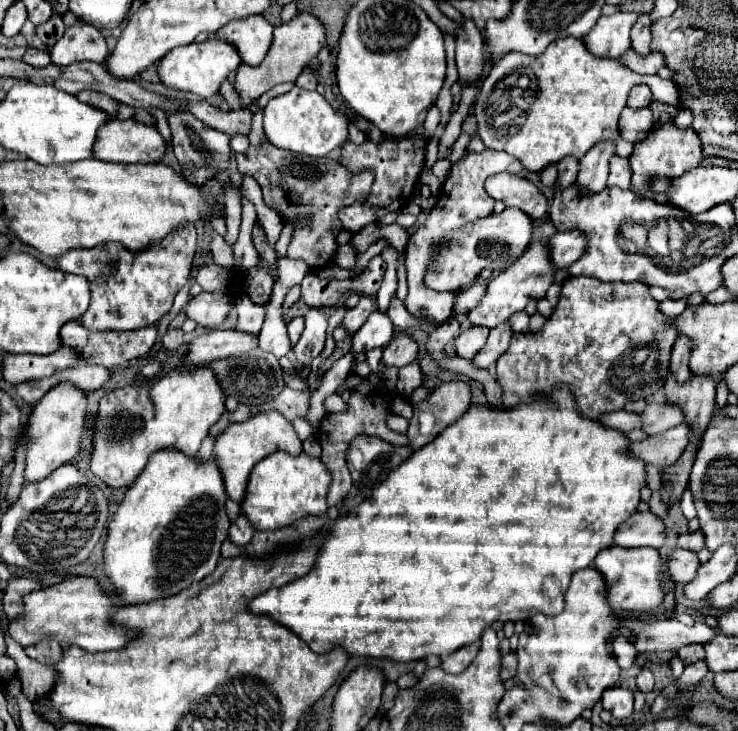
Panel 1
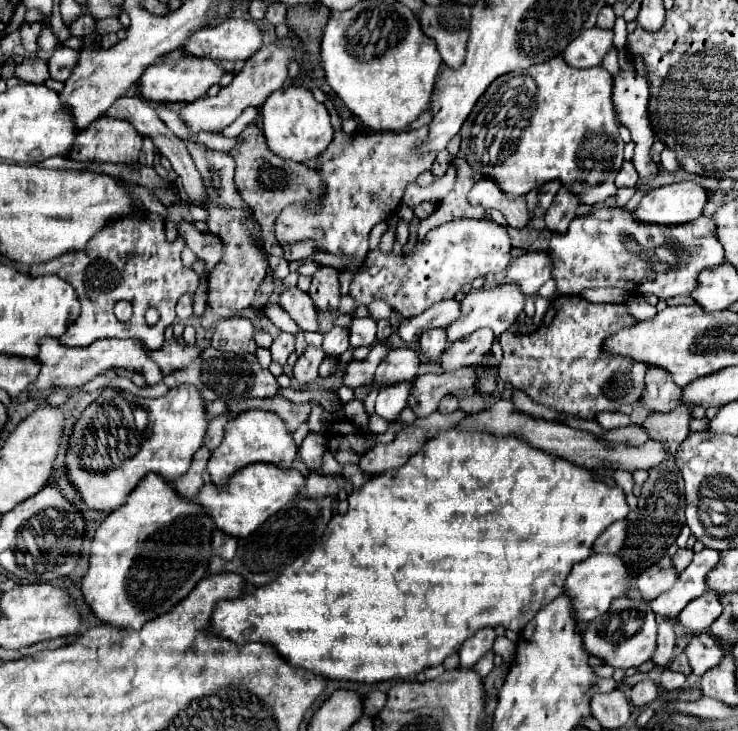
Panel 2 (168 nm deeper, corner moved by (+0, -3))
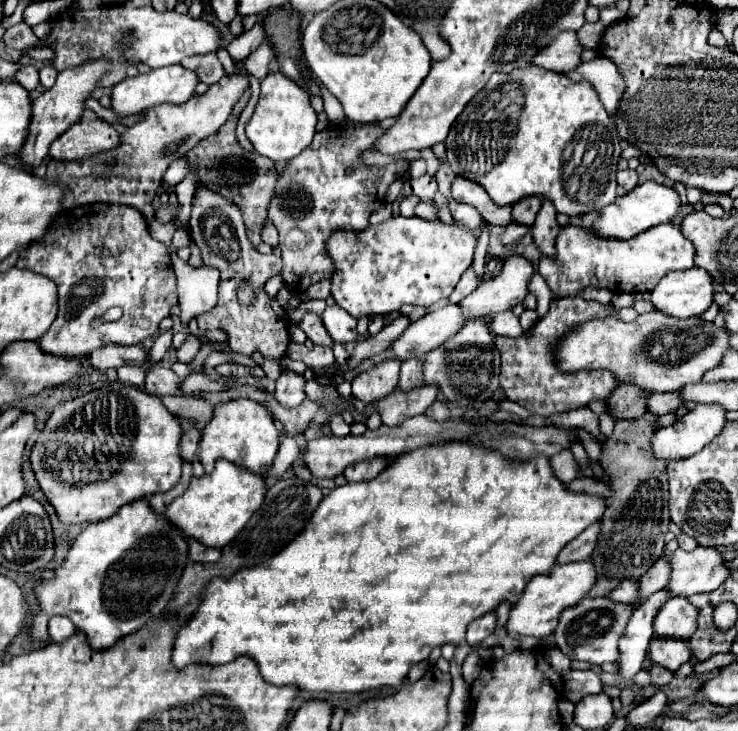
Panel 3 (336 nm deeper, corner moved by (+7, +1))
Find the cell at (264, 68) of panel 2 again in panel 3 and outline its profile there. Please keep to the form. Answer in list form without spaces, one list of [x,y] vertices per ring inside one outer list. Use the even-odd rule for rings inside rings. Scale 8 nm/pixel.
[[[243,68],[237,74],[227,74],[223,76],[217,84],[209,86],[209,90],[201,96],[193,96],[183,104],[159,104],[151,110],[147,110],[147,114],[143,116],[141,122],[133,124],[127,128],[125,134],[121,134],[121,144],[119,148],[111,150],[109,154],[99,154],[95,158],[83,158],[83,160],[75,160],[75,162],[59,162],[59,160],[49,160],[47,162],[47,180],[59,180],[63,184],[67,184],[71,188],[71,192],[67,194],[67,200],[63,206],[71,208],[71,206],[83,206],[83,204],[91,204],[91,202],[117,202],[117,204],[127,204],[133,208],[139,208],[139,212],[143,212],[143,216],[147,220],[153,218],[155,210],[151,206],[151,200],[155,196],[155,192],[161,188],[161,176],[167,170],[167,166],[177,160],[181,154],[185,154],[187,150],[191,150],[199,140],[215,134],[223,122],[229,118],[231,108],[235,106],[235,102],[241,98],[241,94],[249,88],[249,72]]]

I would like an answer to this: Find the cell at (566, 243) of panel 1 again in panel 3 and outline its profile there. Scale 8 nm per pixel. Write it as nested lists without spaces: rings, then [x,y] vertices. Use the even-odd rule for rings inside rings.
[[[519,254],[505,258],[501,272],[483,280],[477,290],[461,302],[467,318],[481,318],[485,314],[495,316],[521,304],[529,294],[529,280],[533,272],[533,264],[527,258]]]

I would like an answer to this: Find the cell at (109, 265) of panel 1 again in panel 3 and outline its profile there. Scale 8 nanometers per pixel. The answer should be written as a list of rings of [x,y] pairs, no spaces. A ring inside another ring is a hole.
[[[89,204],[65,210],[53,222],[43,240],[23,250],[17,258],[17,268],[27,268],[31,272],[43,274],[55,280],[59,290],[59,314],[51,324],[47,334],[39,340],[39,346],[49,354],[61,356],[89,356],[95,348],[103,344],[141,344],[159,336],[159,322],[171,316],[171,308],[179,306],[177,296],[177,276],[167,252],[167,246],[151,238],[147,220],[137,208],[125,204]],[[119,306],[123,316],[115,322],[103,322],[93,328],[93,320],[103,316],[109,308]]]

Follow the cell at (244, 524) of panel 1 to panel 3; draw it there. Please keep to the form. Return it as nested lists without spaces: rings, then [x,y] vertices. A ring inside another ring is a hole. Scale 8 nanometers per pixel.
[[[189,538],[189,550],[191,550],[191,560],[195,562],[215,562],[221,558],[221,550],[205,548],[205,544],[201,544],[199,540],[195,542],[193,538]]]

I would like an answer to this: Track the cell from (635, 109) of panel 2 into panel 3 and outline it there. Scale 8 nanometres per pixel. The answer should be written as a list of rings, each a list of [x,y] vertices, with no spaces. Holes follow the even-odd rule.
[[[599,56],[591,62],[579,64],[579,68],[571,70],[567,76],[575,82],[587,80],[597,90],[609,116],[617,114],[617,108],[625,92],[625,80],[623,76],[619,76],[619,70],[611,60],[605,60],[605,56]]]

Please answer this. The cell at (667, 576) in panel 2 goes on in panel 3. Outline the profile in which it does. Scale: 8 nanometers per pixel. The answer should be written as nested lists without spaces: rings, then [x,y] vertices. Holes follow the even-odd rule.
[[[623,580],[609,596],[613,596],[613,600],[619,602],[635,602],[639,600],[639,582],[637,580]]]

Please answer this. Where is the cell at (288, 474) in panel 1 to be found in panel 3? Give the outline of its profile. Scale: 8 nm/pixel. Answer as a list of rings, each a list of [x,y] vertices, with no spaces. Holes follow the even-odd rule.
[[[217,460],[215,470],[201,478],[193,478],[183,496],[175,498],[163,516],[167,516],[173,524],[181,528],[185,536],[193,536],[201,540],[205,546],[223,548],[229,544],[239,530],[247,524],[255,510],[263,504],[267,494],[267,482],[263,476],[249,472],[229,460]]]

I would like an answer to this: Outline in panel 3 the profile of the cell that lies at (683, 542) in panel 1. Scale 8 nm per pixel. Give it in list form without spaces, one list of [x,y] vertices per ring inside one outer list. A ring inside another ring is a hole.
[[[665,552],[663,558],[659,558],[649,570],[647,574],[643,574],[643,578],[639,578],[641,582],[641,598],[633,604],[641,604],[647,596],[651,596],[653,592],[657,590],[663,590],[667,584],[669,584],[669,578],[671,578],[671,562],[669,562],[669,554]]]

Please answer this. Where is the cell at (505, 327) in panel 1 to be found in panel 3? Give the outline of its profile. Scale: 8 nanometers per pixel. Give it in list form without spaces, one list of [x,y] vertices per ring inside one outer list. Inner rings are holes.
[[[423,384],[411,390],[395,390],[391,396],[375,402],[375,408],[381,412],[381,420],[387,426],[401,424],[411,416],[419,416],[427,410],[431,402],[435,402],[439,388],[435,384]]]

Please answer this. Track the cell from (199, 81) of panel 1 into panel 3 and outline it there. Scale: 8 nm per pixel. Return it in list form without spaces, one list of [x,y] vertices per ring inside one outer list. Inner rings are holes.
[[[173,64],[173,66],[165,66],[165,68],[157,68],[157,70],[149,70],[145,74],[137,74],[133,78],[125,78],[119,84],[113,86],[113,110],[121,116],[125,114],[133,114],[133,112],[143,112],[149,110],[157,104],[163,102],[171,102],[171,104],[183,104],[187,98],[191,98],[195,94],[195,88],[199,84],[199,76],[181,66],[181,64]]]

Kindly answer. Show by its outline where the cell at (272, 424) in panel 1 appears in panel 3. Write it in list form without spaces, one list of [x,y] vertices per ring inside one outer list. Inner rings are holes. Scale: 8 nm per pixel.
[[[237,398],[215,406],[213,420],[203,428],[199,460],[207,474],[213,472],[215,460],[225,458],[233,464],[249,468],[255,474],[265,476],[273,466],[277,448],[279,448],[279,432],[267,408],[263,408],[263,404],[253,402],[249,398]]]

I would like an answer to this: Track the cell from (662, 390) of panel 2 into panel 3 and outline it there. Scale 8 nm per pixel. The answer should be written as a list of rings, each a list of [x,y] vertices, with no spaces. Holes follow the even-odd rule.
[[[619,384],[607,400],[609,412],[615,418],[641,418],[647,414],[647,400],[651,392],[635,384]]]

